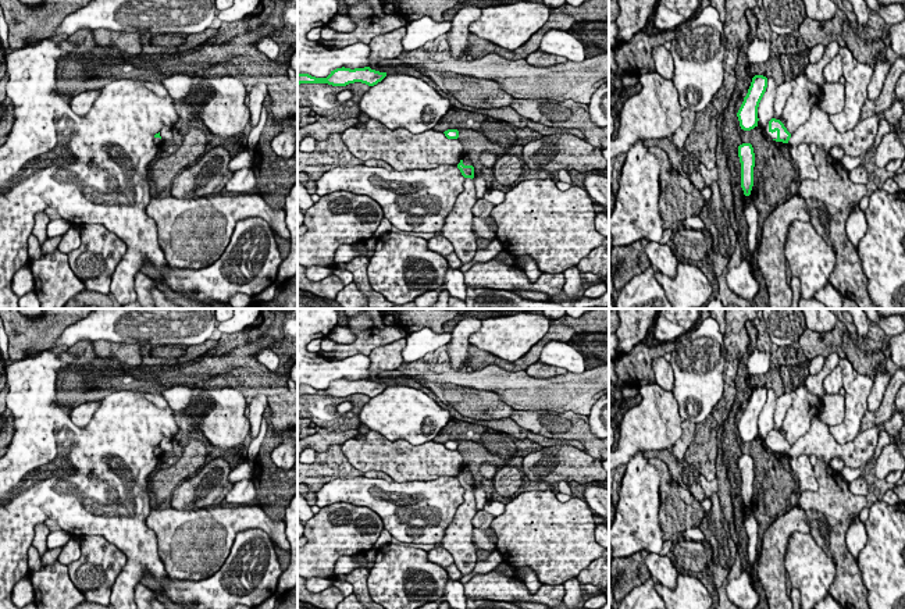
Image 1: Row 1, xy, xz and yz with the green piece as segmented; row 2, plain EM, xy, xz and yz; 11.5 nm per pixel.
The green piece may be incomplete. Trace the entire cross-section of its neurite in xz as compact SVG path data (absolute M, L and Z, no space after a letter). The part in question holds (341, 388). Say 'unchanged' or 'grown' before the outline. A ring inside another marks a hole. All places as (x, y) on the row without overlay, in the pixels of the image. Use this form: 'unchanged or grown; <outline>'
unchanged; M370 378L364 380L336 380L331 382L327 389L316 389L309 385L297 385L297 396L300 395L328 395L332 398L346 398L349 395L361 393L368 398L374 398L386 388L386 384L380 384L371 381Z

